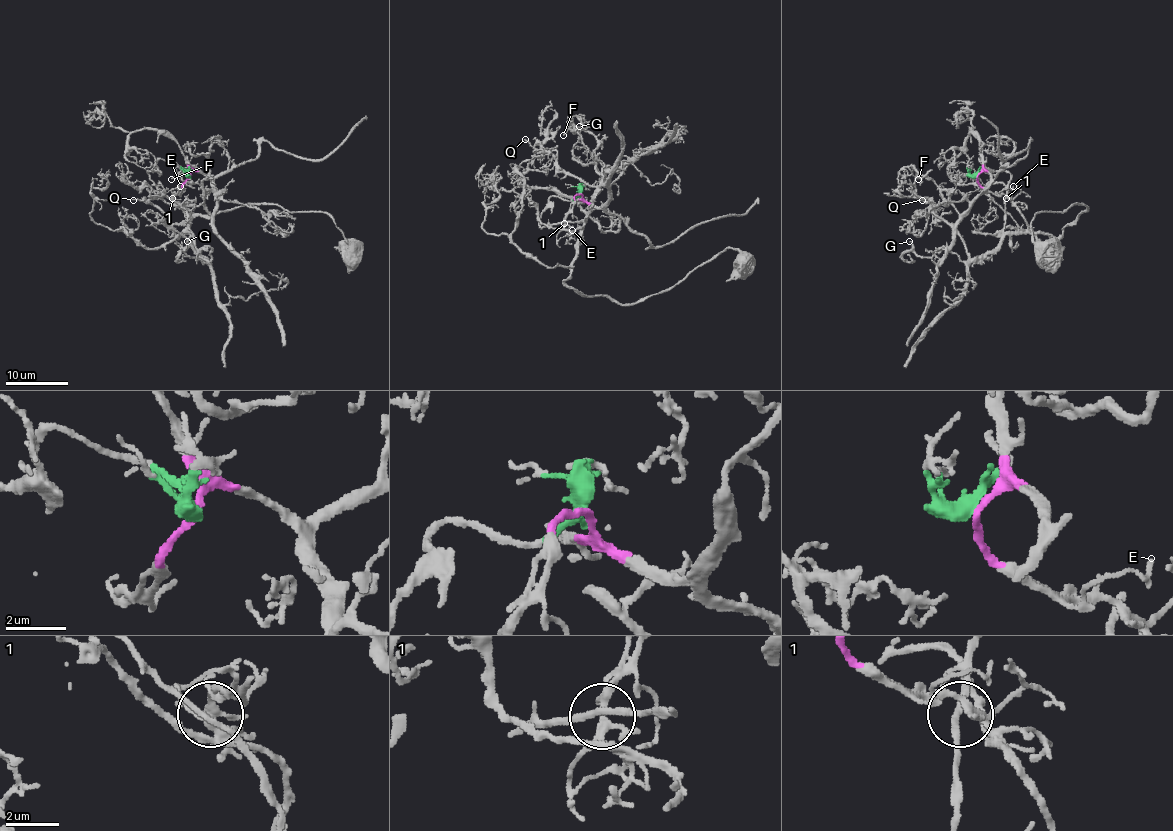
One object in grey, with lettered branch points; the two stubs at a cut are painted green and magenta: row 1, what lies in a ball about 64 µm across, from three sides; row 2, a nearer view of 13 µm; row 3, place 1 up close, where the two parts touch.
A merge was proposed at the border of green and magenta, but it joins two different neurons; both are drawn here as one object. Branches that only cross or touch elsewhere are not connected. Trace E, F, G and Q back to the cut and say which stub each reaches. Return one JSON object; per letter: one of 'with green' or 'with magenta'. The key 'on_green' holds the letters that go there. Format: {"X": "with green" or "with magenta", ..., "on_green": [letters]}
{"E": "with magenta", "F": "with magenta", "G": "with green", "Q": "with green", "on_green": ["G", "Q"]}

